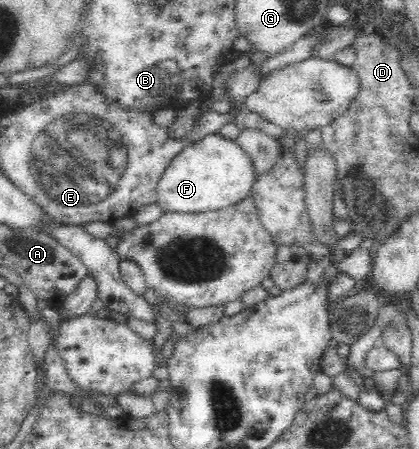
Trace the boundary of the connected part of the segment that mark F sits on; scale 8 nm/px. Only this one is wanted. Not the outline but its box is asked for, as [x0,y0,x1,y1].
[155,134,255,212]

